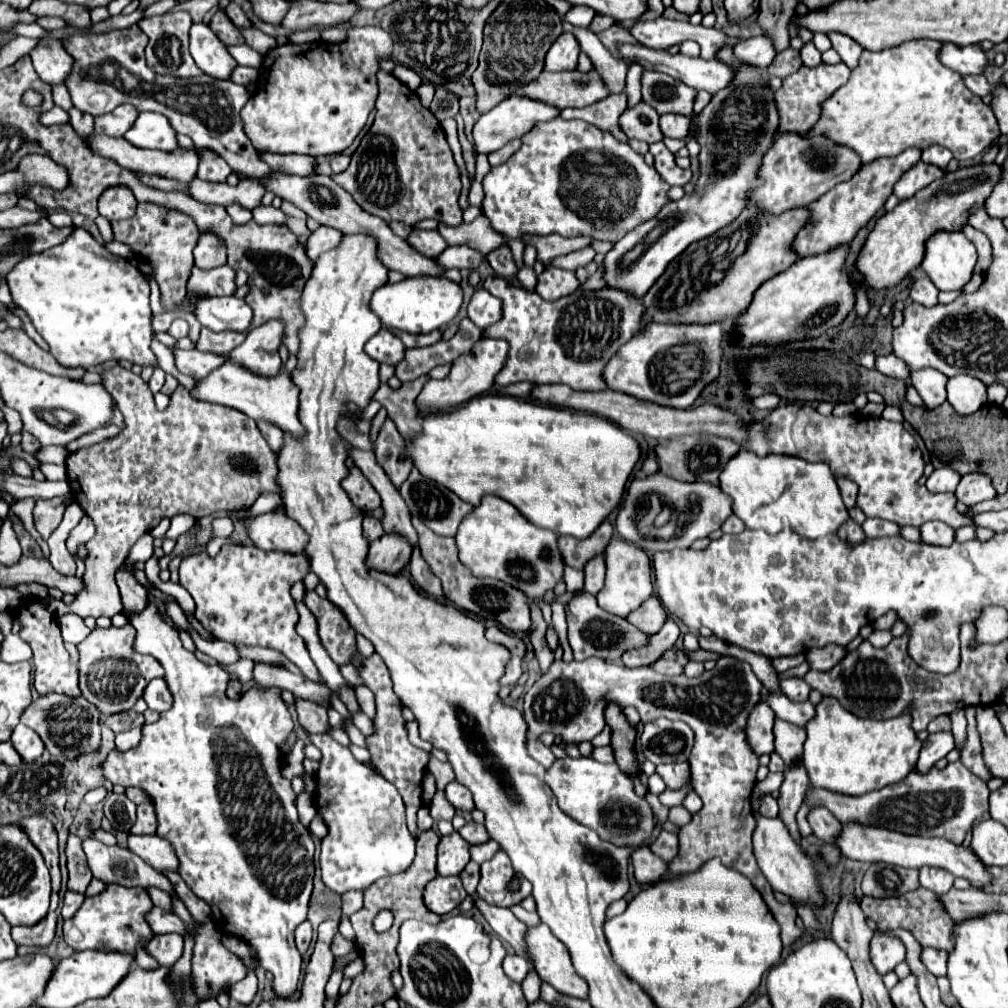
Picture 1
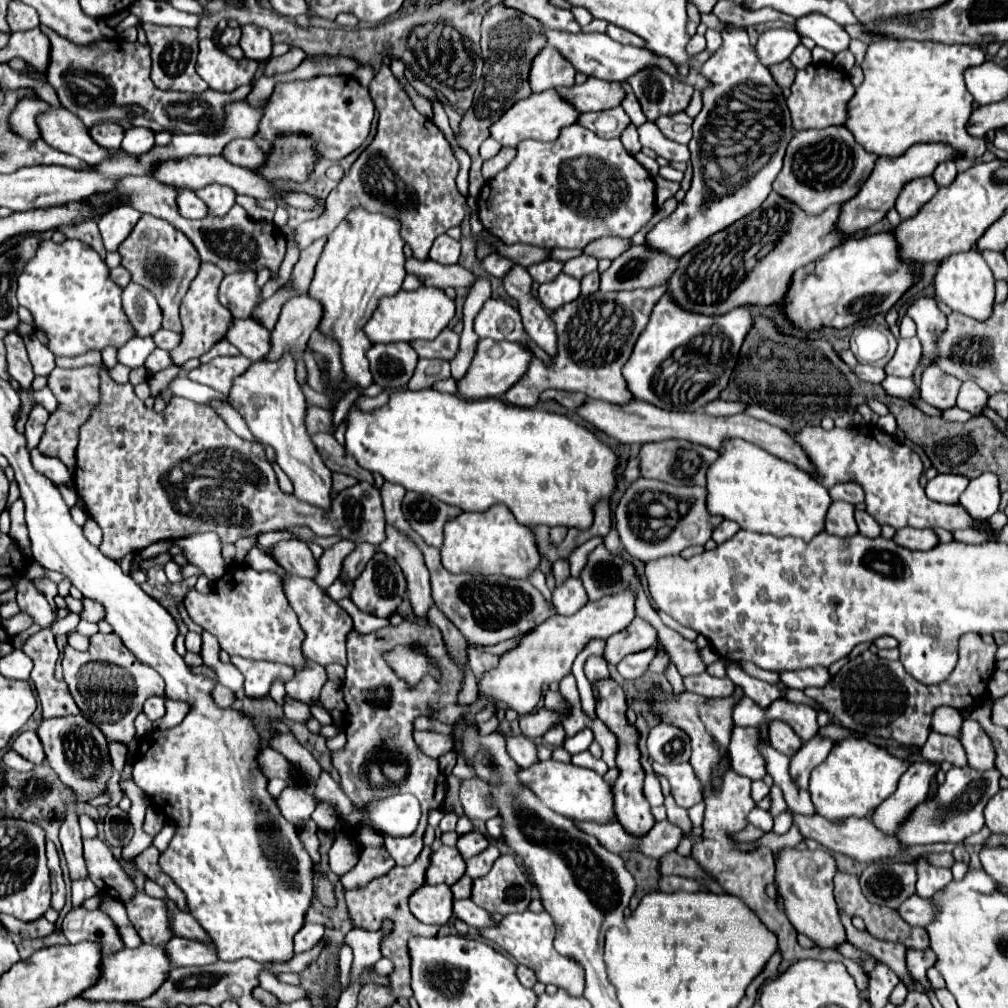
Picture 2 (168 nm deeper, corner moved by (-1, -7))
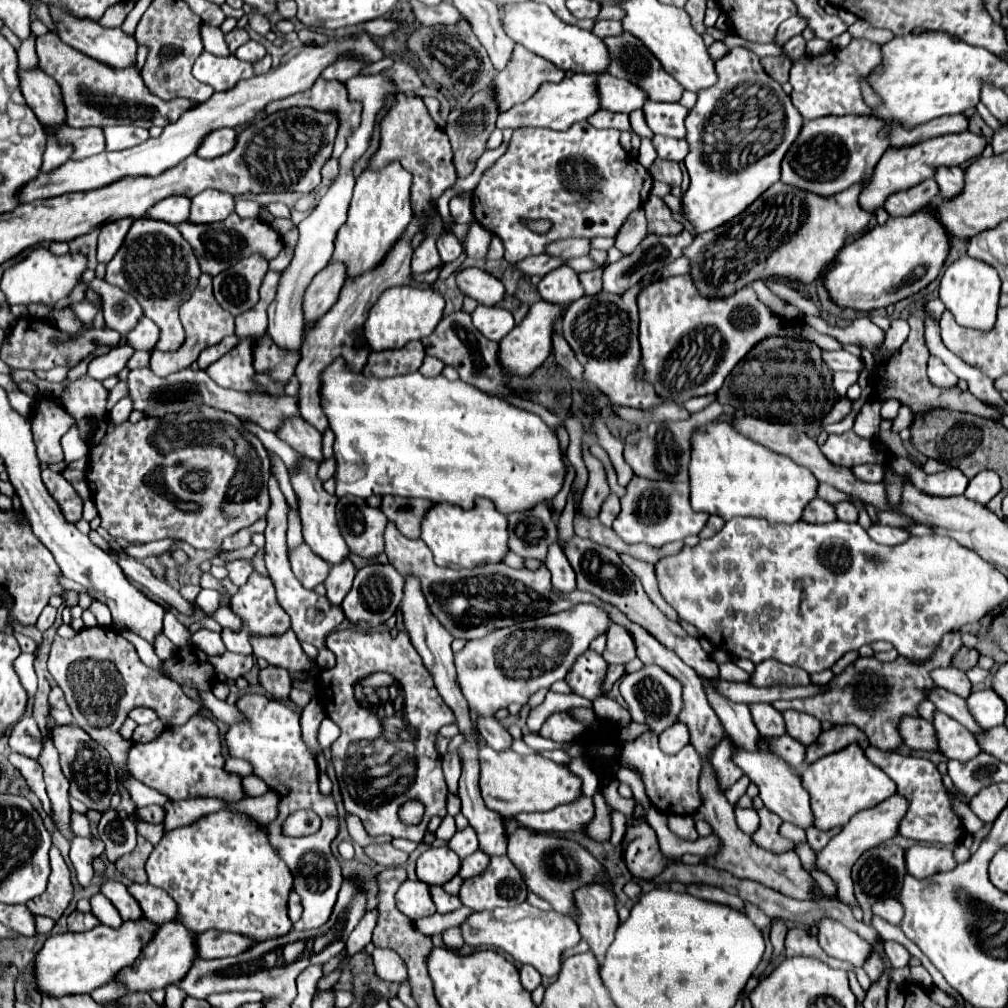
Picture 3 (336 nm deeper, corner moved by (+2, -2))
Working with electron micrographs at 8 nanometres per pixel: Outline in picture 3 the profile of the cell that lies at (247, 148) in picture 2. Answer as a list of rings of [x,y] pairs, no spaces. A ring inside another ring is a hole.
[[[227,127],[211,131],[209,135],[205,135],[205,139],[201,141],[195,153],[203,159],[215,159],[231,151],[231,147],[235,147],[235,133],[237,133],[235,129],[227,129]]]

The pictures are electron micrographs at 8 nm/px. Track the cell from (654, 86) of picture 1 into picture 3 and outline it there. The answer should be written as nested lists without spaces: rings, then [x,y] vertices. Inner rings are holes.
[[[621,33],[615,37],[605,37],[603,39],[607,51],[609,51],[609,67],[607,73],[615,75],[615,77],[625,77],[631,79],[631,83],[645,87],[645,91],[651,95],[651,101],[679,101],[683,95],[683,87],[679,87],[679,83],[673,79],[673,75],[669,75],[663,65],[655,59],[655,55],[635,37],[629,33]]]

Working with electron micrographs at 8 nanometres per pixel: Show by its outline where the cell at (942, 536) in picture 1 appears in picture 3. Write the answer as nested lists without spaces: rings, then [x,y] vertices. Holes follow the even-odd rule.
[[[873,525],[867,529],[869,537],[881,545],[899,545],[903,543],[903,539],[909,537],[907,531],[899,529],[899,527],[887,527],[887,525]]]

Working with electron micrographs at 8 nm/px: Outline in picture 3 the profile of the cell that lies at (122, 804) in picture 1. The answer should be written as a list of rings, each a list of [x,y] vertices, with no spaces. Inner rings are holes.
[[[109,809],[101,815],[99,821],[99,839],[105,843],[105,855],[111,863],[115,863],[125,853],[135,849],[137,829],[129,817],[119,817],[115,809]]]

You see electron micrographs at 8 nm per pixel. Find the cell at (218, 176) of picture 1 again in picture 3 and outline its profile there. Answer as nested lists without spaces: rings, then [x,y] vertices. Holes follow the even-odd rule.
[[[203,191],[203,195],[191,199],[191,215],[187,221],[193,225],[225,221],[233,209],[235,201],[231,195],[223,195],[223,191]]]

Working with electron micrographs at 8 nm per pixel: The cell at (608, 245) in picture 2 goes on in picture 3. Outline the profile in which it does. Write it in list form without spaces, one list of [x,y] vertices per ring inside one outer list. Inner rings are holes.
[[[641,207],[641,209],[633,211],[629,215],[627,223],[621,227],[619,237],[615,237],[615,247],[627,255],[641,243],[645,233],[647,233],[647,217],[645,217],[645,209]]]

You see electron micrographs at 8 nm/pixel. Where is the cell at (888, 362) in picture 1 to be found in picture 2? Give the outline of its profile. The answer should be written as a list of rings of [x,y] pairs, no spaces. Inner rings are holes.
[[[858,364],[858,368],[854,368],[854,372],[858,372],[860,380],[866,380],[870,384],[882,384],[882,380],[886,380],[884,368],[874,368],[874,366]]]

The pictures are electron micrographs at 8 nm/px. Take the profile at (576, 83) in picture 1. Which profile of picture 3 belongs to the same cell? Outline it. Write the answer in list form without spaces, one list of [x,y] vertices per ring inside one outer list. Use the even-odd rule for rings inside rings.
[[[601,75],[599,95],[603,109],[619,113],[631,113],[635,109],[641,109],[643,103],[649,99],[649,95],[641,87],[633,85],[627,79],[617,79],[613,75]]]

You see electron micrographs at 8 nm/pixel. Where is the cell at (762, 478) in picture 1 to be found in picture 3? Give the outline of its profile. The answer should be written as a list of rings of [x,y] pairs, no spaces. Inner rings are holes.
[[[707,423],[701,429],[691,433],[691,461],[689,461],[689,485],[691,485],[691,507],[695,511],[707,511],[721,515],[729,521],[735,515],[743,517],[763,517],[769,523],[795,523],[801,519],[803,507],[809,499],[815,497],[817,481],[813,479],[811,471],[799,467],[795,461],[787,459],[785,455],[777,455],[771,449],[747,439],[739,431],[735,431],[729,423]]]

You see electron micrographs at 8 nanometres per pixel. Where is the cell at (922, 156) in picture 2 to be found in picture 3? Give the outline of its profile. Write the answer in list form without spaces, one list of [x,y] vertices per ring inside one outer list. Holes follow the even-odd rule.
[[[961,131],[961,133],[949,133],[949,135],[939,135],[935,139],[927,139],[923,143],[911,145],[911,147],[901,147],[901,149],[889,149],[877,163],[871,181],[865,185],[861,193],[861,205],[869,211],[875,211],[883,207],[885,199],[891,193],[897,193],[901,189],[909,189],[919,185],[925,179],[931,179],[939,167],[959,167],[965,161],[971,161],[979,157],[985,149],[987,141],[985,137],[973,133],[973,131]]]

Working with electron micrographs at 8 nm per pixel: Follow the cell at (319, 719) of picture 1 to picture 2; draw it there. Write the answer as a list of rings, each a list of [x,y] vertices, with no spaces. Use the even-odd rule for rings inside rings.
[[[286,696],[286,704],[284,704],[284,714],[288,720],[300,722],[300,724],[306,724],[312,718],[312,712],[306,704],[302,704],[298,700],[290,700],[288,696]]]

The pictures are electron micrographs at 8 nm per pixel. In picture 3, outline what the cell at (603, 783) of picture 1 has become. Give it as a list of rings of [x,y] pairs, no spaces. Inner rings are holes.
[[[485,745],[479,751],[481,763],[481,795],[493,811],[501,817],[515,817],[517,813],[551,811],[559,803],[569,803],[581,795],[581,779],[575,777],[567,767],[557,765],[539,755],[517,755],[515,751],[495,751]]]

